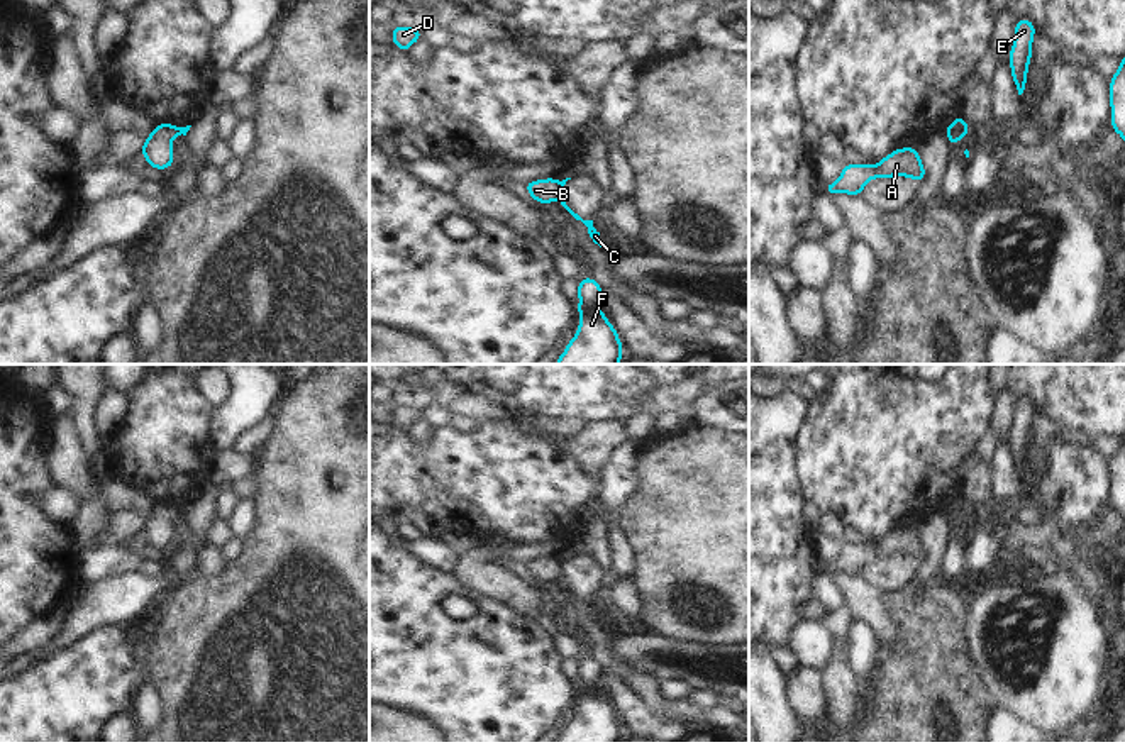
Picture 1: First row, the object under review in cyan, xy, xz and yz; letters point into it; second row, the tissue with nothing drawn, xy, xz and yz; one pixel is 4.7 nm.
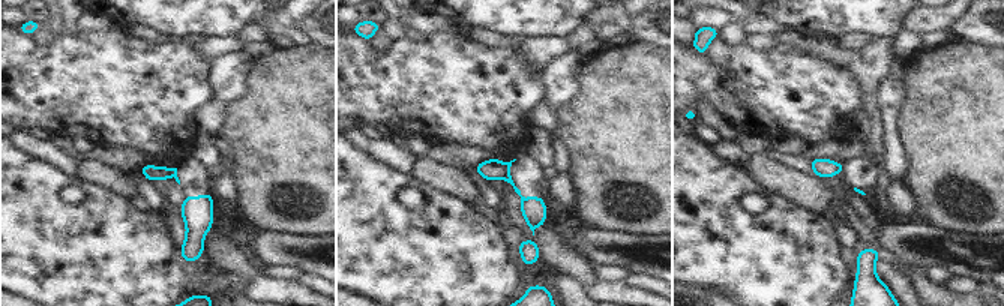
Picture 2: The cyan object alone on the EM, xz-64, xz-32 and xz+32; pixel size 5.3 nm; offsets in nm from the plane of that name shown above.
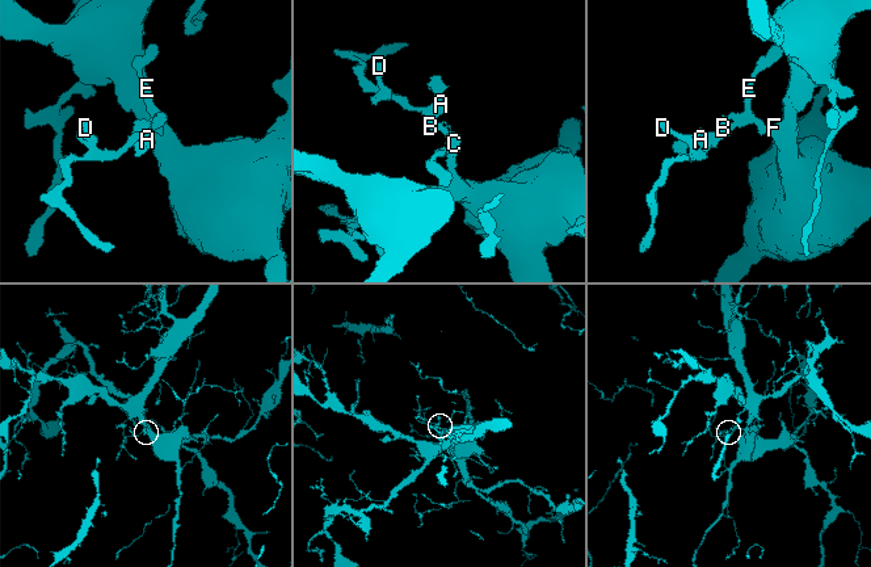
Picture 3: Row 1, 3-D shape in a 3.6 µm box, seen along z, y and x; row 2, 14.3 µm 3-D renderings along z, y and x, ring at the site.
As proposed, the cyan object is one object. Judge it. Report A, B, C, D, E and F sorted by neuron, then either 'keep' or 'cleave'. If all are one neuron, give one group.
A B D / C E F; cleave

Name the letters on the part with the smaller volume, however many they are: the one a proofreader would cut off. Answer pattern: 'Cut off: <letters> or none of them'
Cut off: A, B, D

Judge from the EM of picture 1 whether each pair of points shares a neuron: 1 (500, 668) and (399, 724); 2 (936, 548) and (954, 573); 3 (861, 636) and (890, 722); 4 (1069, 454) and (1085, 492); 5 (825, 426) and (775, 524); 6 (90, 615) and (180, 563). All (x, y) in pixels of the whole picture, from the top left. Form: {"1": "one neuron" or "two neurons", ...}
{"1": "two neurons", "2": "two neurons", "3": "two neurons", "4": "one neuron", "5": "two neurons", "6": "one neuron"}

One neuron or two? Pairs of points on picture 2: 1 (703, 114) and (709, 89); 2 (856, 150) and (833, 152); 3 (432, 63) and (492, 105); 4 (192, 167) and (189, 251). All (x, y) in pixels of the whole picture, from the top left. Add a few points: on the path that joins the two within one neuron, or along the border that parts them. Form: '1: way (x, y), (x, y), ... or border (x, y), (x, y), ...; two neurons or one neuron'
1: border (695, 110), (701, 104), (707, 104), (730, 120); two neurons
2: way (850, 150), (839, 150); one neuron
3: way (447, 78), (461, 92), (477, 95); one neuron
4: way (195, 188), (195, 230); one neuron

